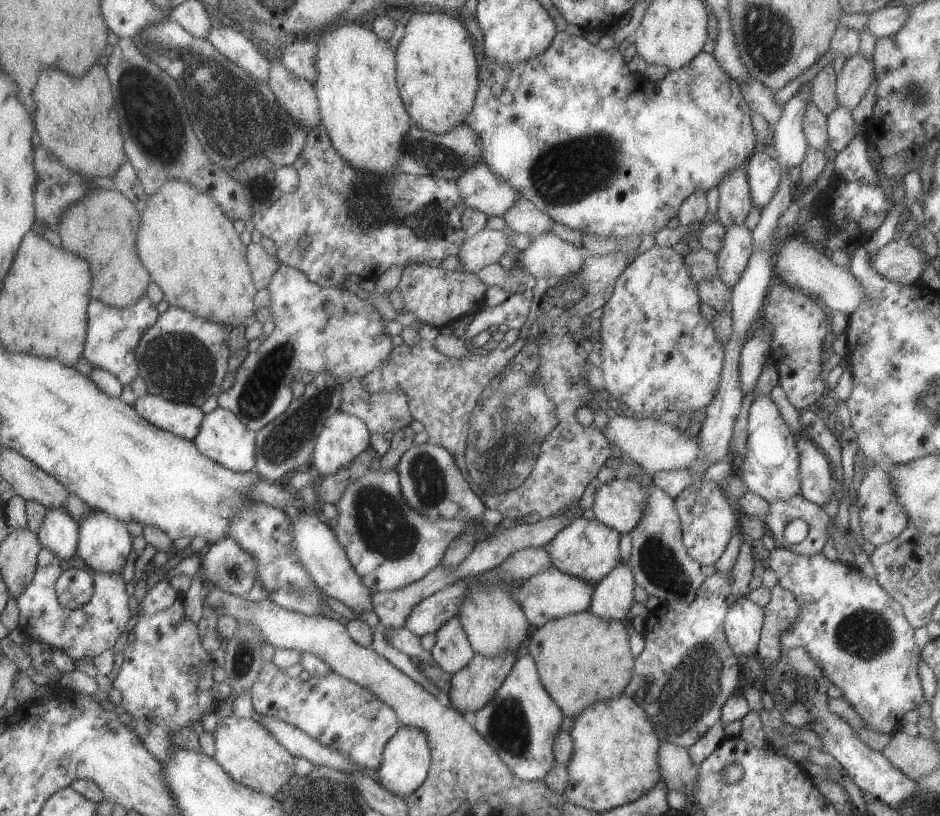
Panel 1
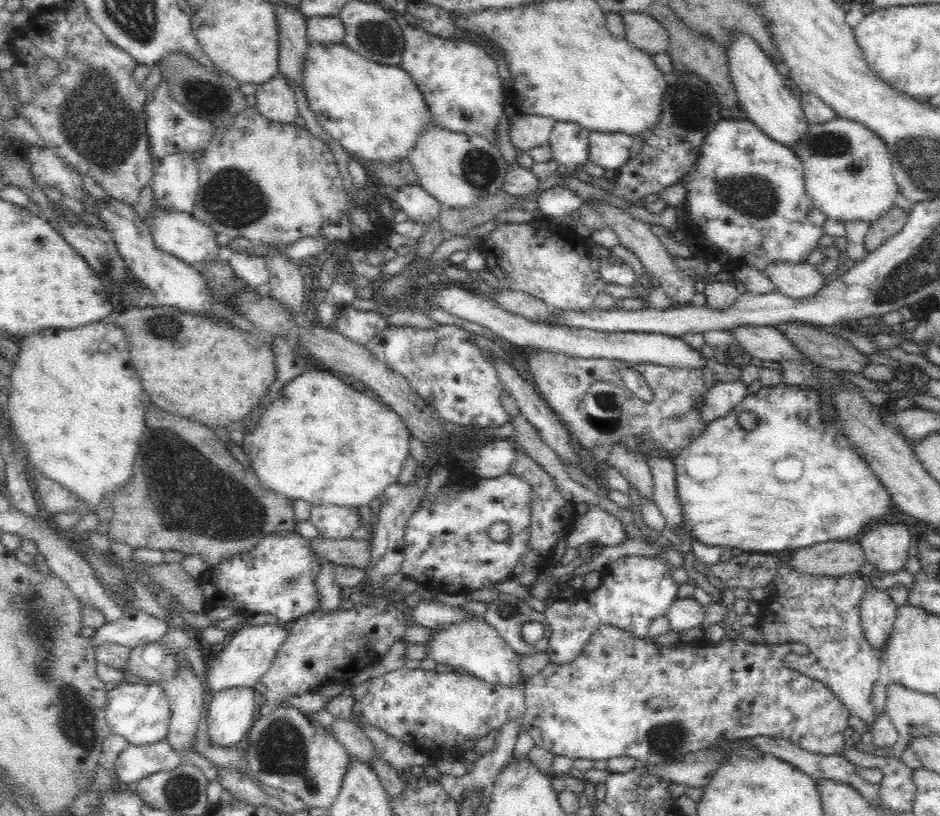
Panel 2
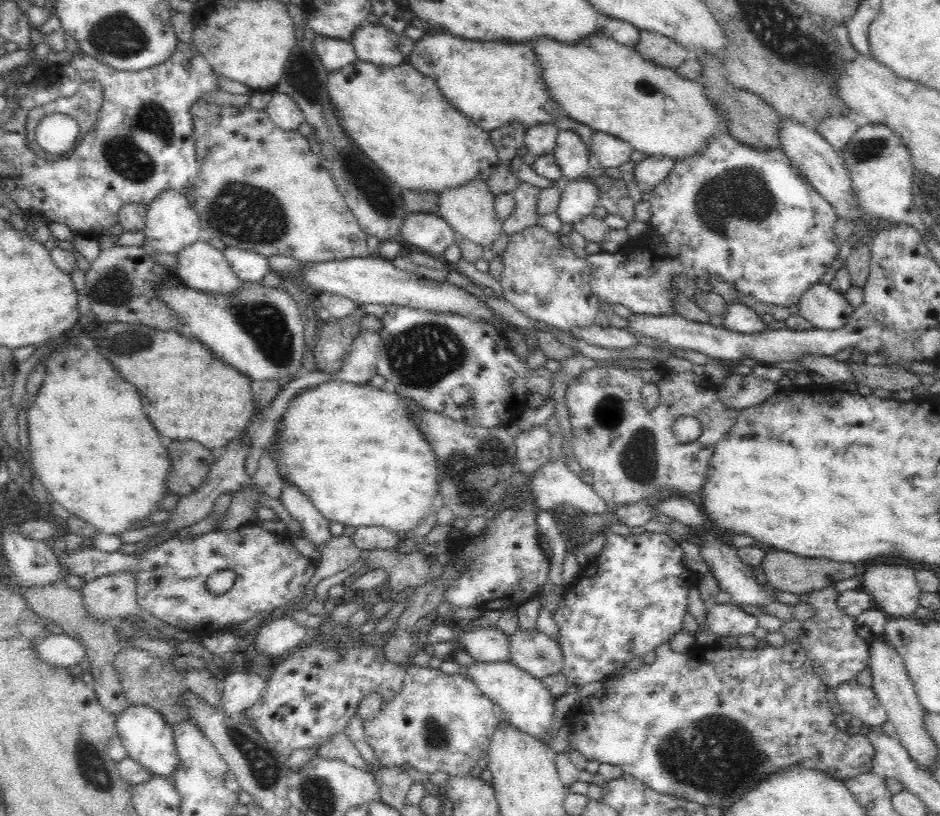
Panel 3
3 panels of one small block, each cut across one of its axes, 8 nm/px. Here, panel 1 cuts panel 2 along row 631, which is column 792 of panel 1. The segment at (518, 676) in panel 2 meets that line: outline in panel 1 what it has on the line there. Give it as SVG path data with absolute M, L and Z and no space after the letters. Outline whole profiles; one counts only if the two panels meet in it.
M755 392L753 402L749 404L747 421L747 446L743 460L736 473L742 478L747 491L753 491L761 498L771 500L789 500L800 494L799 452L795 446L794 434L785 424L768 392Z

